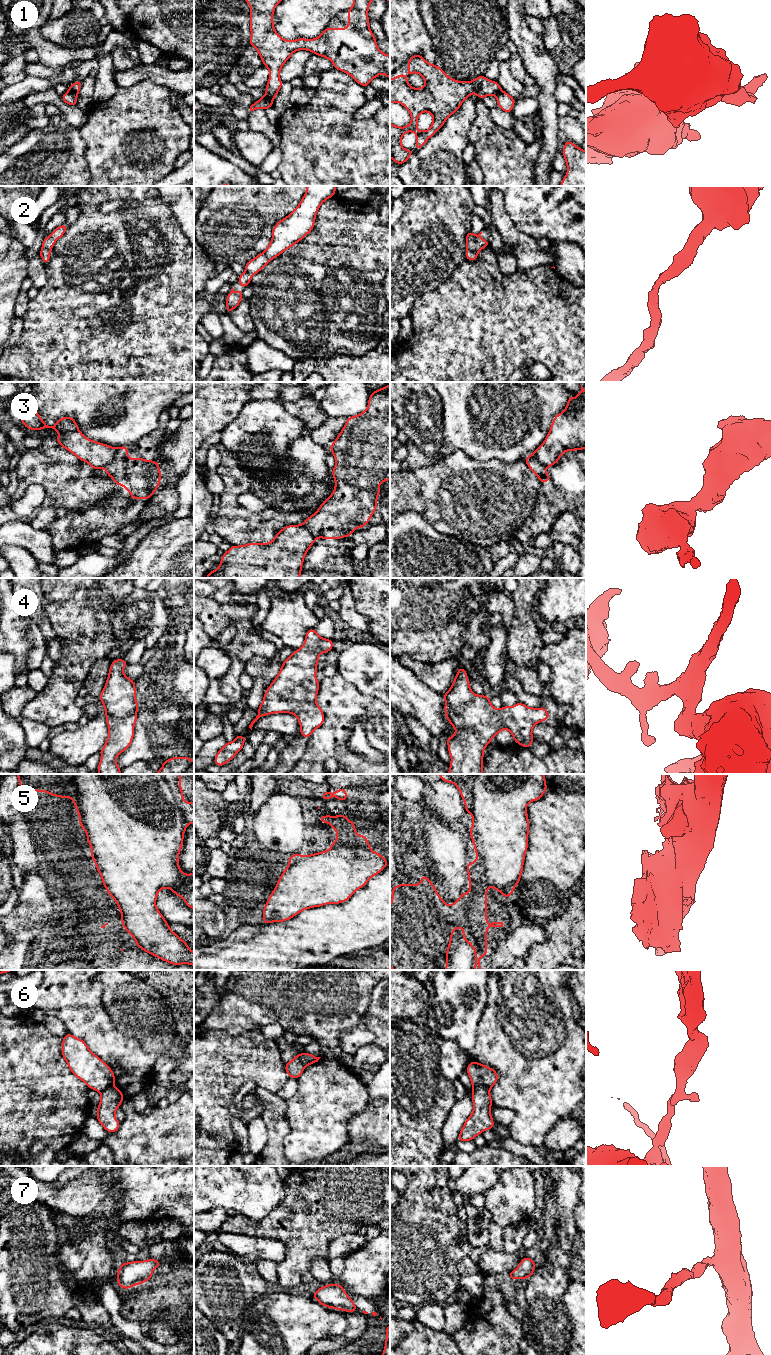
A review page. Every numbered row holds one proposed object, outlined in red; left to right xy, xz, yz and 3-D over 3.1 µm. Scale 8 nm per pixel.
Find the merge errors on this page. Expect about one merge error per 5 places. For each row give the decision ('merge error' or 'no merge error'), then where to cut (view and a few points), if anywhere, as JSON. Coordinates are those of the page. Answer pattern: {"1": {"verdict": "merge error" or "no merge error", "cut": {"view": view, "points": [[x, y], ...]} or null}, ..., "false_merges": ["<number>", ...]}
{"1": {"verdict": "merge error", "cut": {"view": "xy", "points": [[69, 90], [77, 95]]}}, "2": {"verdict": "no merge error", "cut": null}, "3": {"verdict": "merge error", "cut": {"view": "xy", "points": [[118, 448], [115, 457], [104, 466]]}}, "4": {"verdict": "no merge error", "cut": null}, "5": {"verdict": "no merge error", "cut": null}, "6": {"verdict": "merge error", "cut": {"view": "yz", "points": [[473, 1087], [483, 1087], [488, 1092]]}}, "7": {"verdict": "no merge error", "cut": null}, "false_merges": ["1", "3", "6"]}

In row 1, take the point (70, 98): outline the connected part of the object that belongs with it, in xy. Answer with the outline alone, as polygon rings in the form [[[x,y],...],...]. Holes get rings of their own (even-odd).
[[[66,92],[61,96],[61,99],[68,105],[71,105],[73,107],[76,107],[76,102],[77,102],[77,94],[73,92]]]

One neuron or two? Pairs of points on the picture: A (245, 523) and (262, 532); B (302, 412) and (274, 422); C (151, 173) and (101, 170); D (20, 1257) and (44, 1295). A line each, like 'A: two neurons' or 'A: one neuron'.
A: one neuron
B: two neurons
C: one neuron
D: one neuron

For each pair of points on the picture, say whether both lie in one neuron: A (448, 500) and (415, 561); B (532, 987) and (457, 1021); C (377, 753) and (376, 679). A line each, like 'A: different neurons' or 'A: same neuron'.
A: different neurons
B: different neurons
C: different neurons

